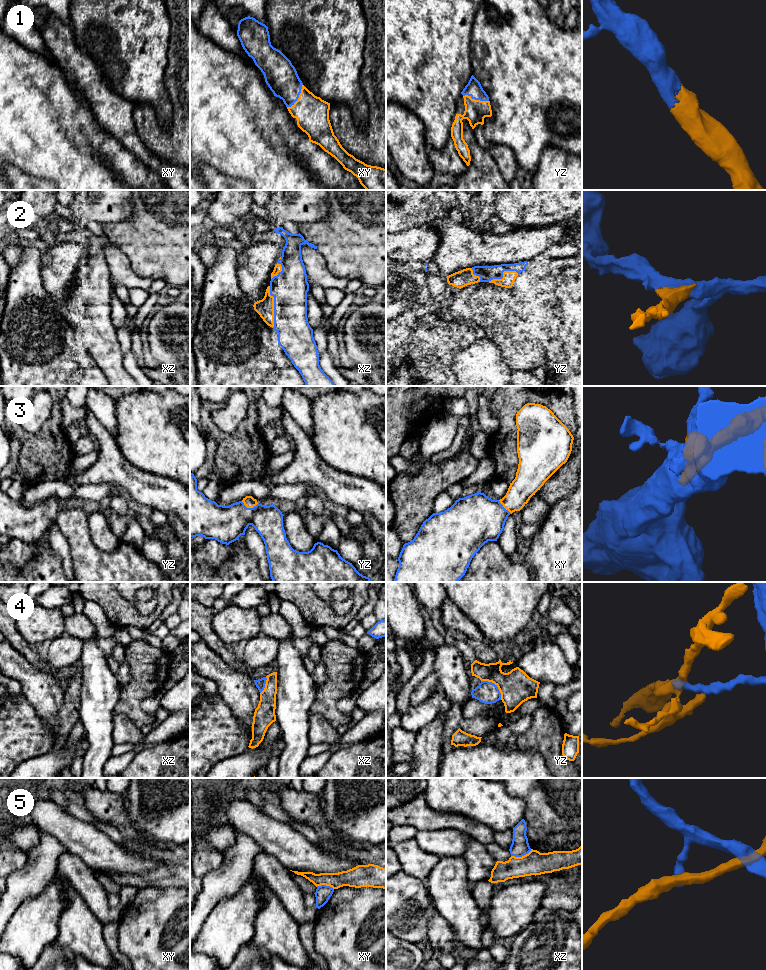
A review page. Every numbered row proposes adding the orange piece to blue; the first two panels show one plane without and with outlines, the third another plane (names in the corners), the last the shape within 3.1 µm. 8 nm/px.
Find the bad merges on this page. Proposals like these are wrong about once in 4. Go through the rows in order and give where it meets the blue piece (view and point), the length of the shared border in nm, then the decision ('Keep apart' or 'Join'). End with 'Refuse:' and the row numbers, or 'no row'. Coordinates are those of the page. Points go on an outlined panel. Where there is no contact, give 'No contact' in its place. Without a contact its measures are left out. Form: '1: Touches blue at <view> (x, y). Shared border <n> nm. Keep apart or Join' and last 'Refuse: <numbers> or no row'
1: Touches blue at xy (298, 97). Shared border 220 nm. Join
2: Touches blue at xz (274, 307). Shared border 340 nm. Join
3: Touches blue at yz (250, 508). Shared border 140 nm. Join
4: Touches blue at yz (495, 685). Shared border 220 nm. Keep apart
5: Touches blue at xz (521, 856). Shared border 180 nm. Keep apart
Refuse: 4, 5

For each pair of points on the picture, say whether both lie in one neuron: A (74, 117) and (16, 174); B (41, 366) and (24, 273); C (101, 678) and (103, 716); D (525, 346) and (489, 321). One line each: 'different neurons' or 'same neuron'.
A: different neurons
B: same neuron
C: same neuron
D: same neuron

